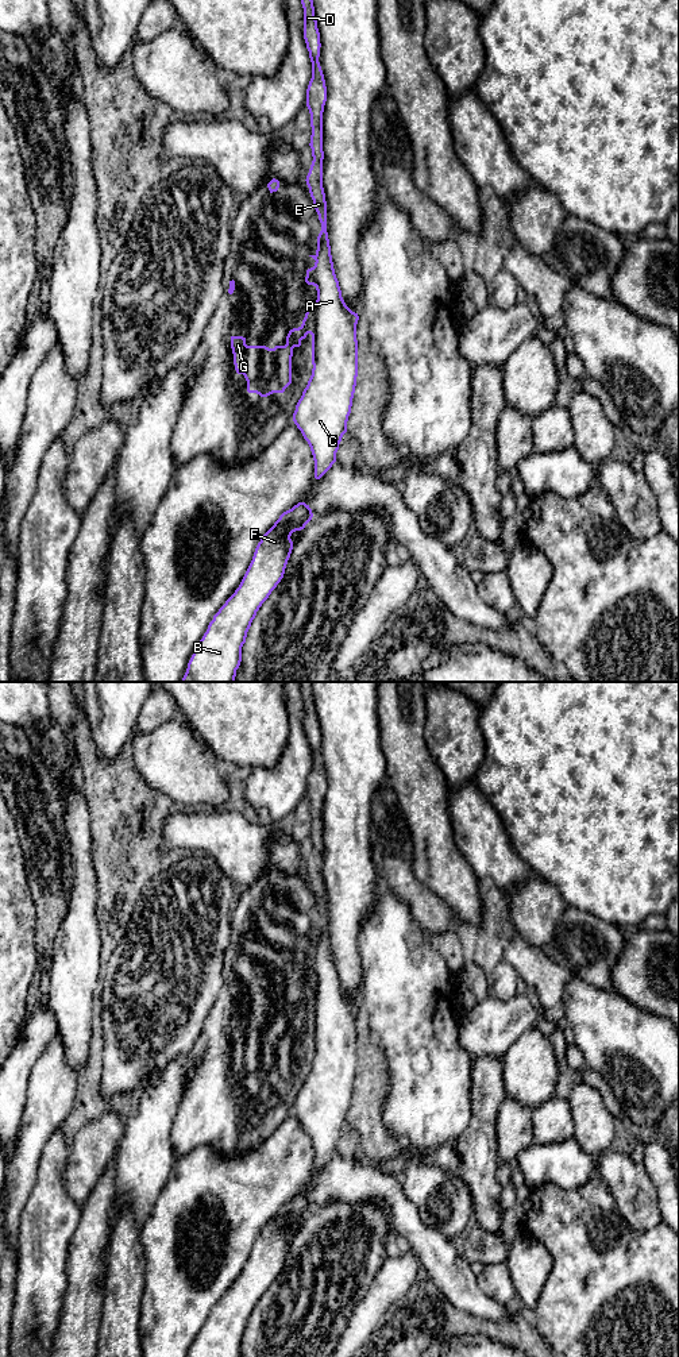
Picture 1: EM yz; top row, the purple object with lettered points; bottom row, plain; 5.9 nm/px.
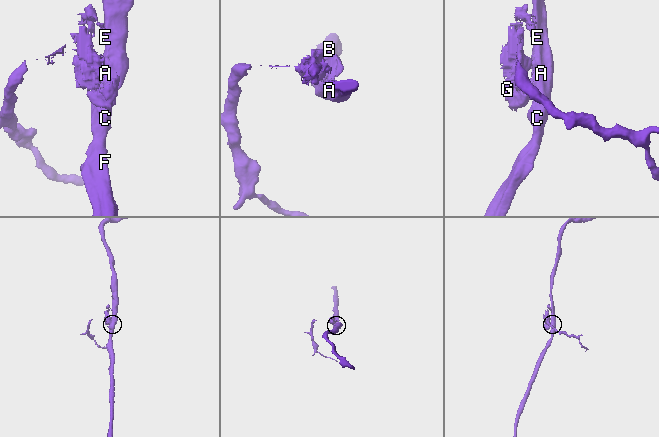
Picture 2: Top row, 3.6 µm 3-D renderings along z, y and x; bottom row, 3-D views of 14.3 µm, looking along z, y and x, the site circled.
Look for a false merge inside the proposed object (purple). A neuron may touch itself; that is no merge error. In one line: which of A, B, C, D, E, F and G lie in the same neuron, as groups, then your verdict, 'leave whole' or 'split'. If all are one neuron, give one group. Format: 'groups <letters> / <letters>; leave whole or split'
groups A B C D E F / G; split

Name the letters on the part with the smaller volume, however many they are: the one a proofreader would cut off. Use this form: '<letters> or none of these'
G

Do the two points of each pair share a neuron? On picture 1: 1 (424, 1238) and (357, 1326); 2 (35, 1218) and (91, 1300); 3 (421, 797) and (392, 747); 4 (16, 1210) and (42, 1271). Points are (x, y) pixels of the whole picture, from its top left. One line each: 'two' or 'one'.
1: two
2: two
3: one
4: two

